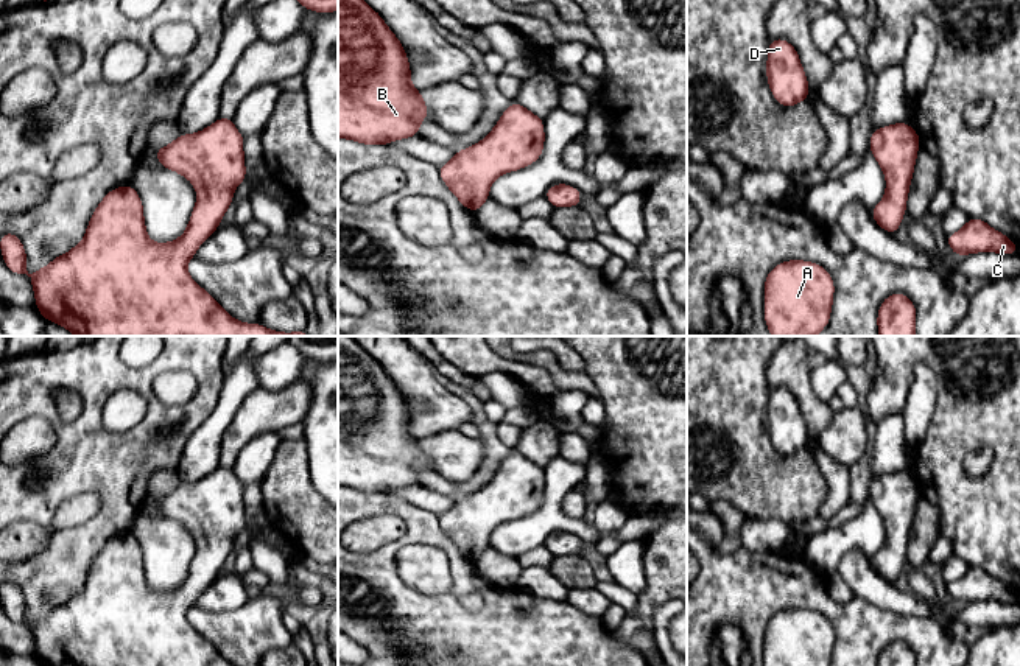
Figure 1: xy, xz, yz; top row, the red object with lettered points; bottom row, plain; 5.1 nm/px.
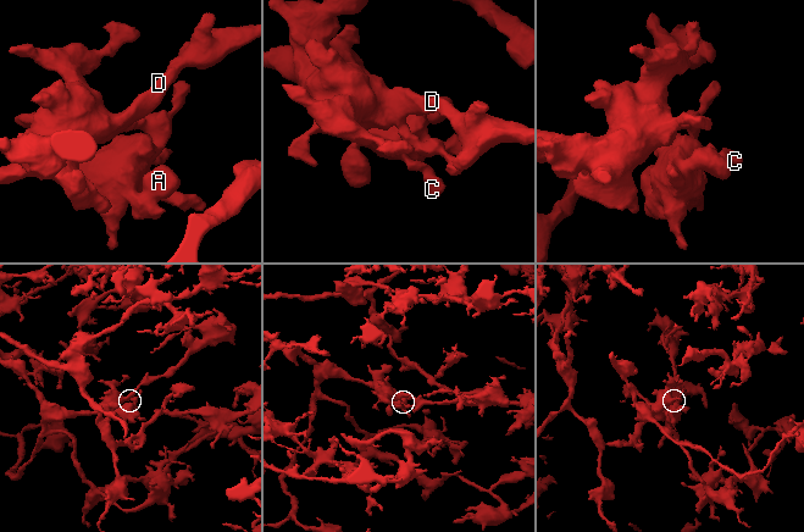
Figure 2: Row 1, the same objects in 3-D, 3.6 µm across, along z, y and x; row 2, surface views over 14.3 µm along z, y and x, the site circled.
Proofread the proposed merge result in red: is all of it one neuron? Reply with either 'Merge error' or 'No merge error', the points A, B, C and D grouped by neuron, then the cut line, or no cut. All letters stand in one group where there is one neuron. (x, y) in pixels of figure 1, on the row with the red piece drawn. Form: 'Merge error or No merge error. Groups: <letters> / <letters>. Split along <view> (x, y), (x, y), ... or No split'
No merge error. Groups: A B C D. No split

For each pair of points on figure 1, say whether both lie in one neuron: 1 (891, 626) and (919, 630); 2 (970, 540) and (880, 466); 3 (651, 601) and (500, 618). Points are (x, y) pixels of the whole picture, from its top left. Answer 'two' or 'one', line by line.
1: one
2: two
3: two

